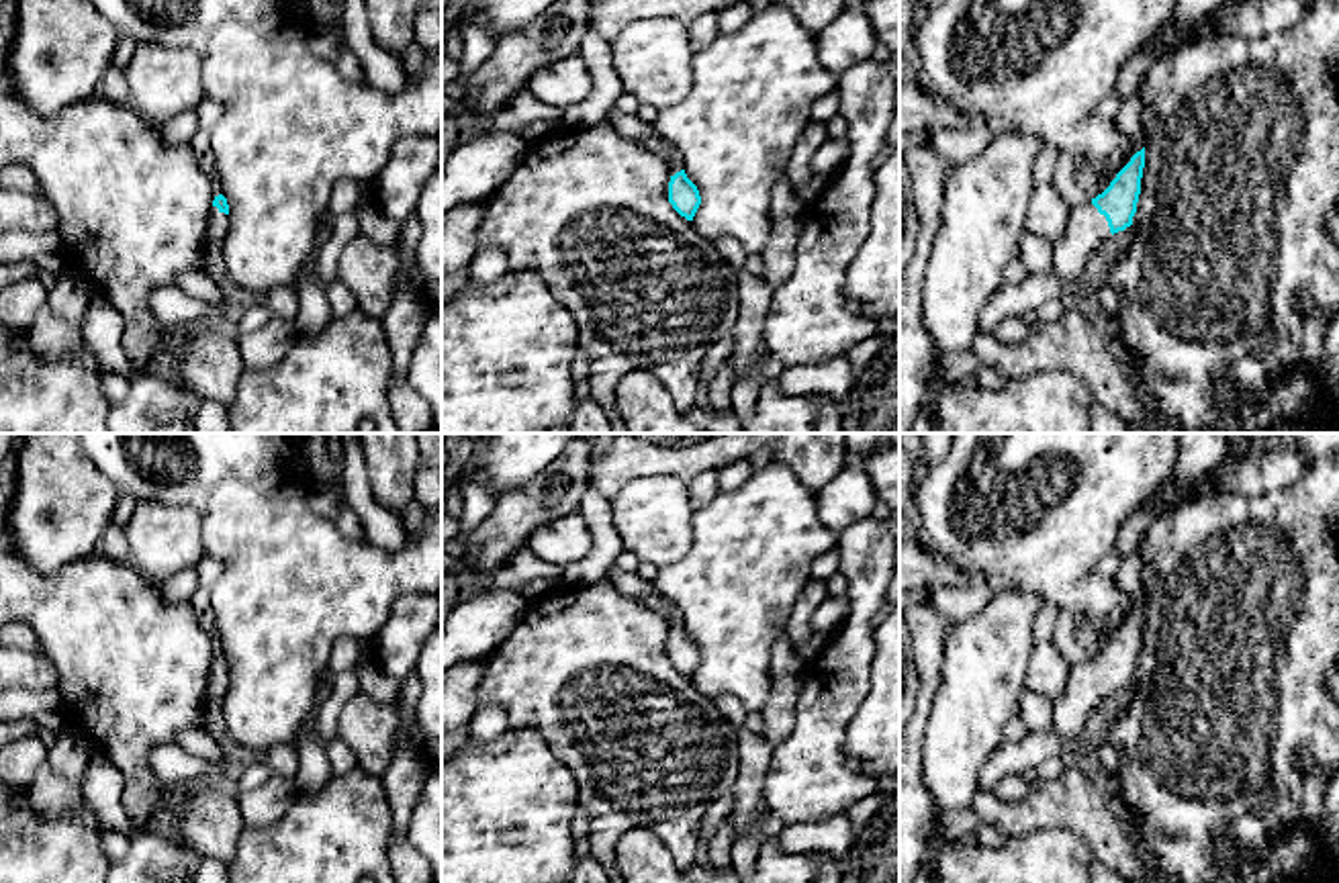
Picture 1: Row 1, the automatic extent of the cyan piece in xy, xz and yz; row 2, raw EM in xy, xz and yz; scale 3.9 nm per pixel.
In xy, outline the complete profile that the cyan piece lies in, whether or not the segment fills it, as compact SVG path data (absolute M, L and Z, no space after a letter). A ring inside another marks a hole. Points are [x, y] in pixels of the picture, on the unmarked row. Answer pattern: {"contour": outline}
{"contour": "M223 652L215 654L213 666L209 670L209 683L206 683L206 695L204 703L209 705L221 705L225 693L229 689L229 662Z"}

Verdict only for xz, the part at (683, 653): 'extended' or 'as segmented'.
extended

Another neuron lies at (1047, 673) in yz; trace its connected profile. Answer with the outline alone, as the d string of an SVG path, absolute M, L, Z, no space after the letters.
M1053 638L1034 640L1024 685L1055 703L1067 689L1071 668Z

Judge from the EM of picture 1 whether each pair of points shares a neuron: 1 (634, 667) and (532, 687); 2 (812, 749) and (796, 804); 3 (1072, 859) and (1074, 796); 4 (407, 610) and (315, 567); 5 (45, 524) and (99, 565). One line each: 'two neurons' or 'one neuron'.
1: one neuron
2: one neuron
3: two neurons
4: two neurons
5: two neurons

